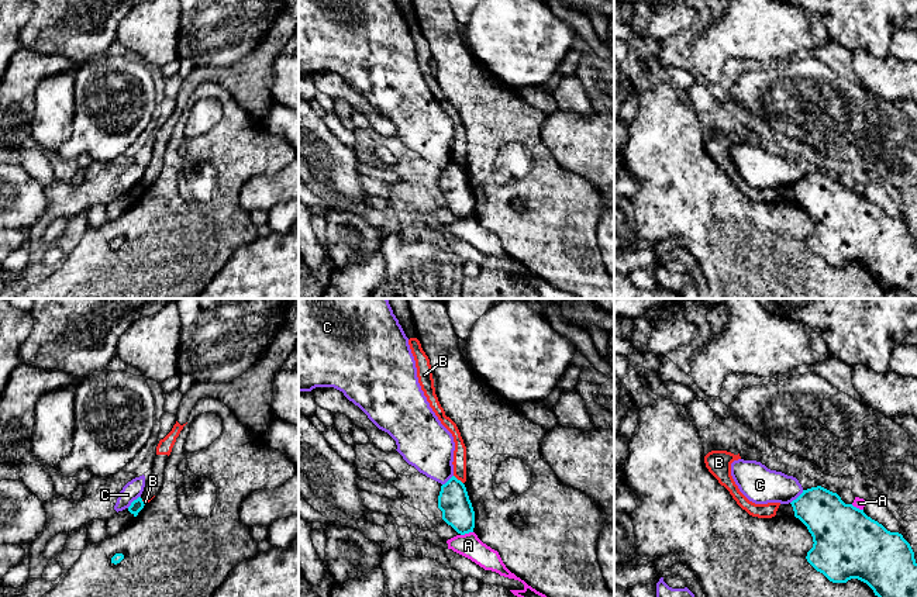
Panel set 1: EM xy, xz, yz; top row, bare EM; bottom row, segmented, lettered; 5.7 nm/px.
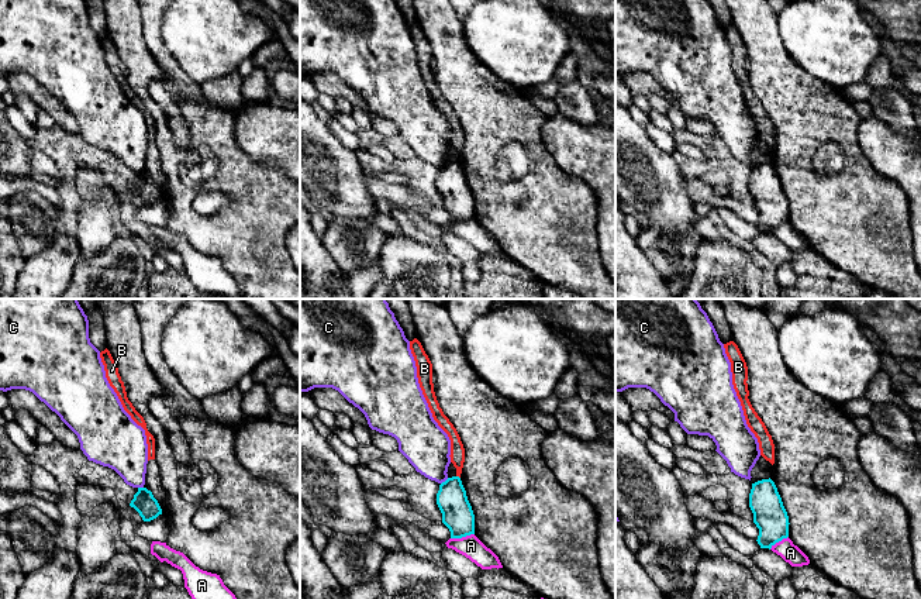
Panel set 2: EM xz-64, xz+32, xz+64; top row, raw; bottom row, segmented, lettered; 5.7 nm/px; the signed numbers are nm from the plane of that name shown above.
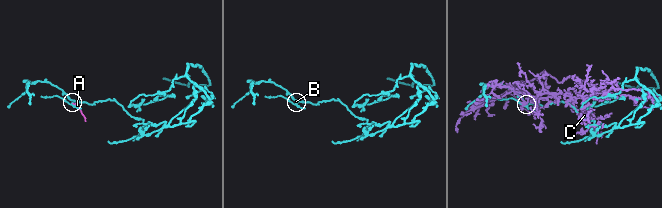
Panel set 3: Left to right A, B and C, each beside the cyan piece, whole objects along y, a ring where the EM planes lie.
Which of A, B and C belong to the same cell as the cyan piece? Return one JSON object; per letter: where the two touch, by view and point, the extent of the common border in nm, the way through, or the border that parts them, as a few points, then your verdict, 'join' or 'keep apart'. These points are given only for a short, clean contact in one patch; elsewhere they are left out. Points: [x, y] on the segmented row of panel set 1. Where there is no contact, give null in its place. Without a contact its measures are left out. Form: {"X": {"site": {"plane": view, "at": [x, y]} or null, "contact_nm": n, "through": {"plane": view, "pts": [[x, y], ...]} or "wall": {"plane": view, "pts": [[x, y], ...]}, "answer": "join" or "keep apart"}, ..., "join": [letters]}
{"A": {"site": {"plane": "xz", "at": [466, 532]}, "contact_nm": 80, "answer": "keep apart"}, "B": {"site": {"plane": "xz", "at": [457, 479]}, "contact_nm": 80, "wall": {"plane": "xz", "pts": [[454, 475], [462, 483]]}, "answer": "keep apart"}, "C": {"site": {"plane": "xy", "at": [133, 501]}, "contact_nm": 100, "wall": {"plane": "xy", "pts": [[140, 496], [127, 507]]}, "answer": "keep apart"}, "join": []}

